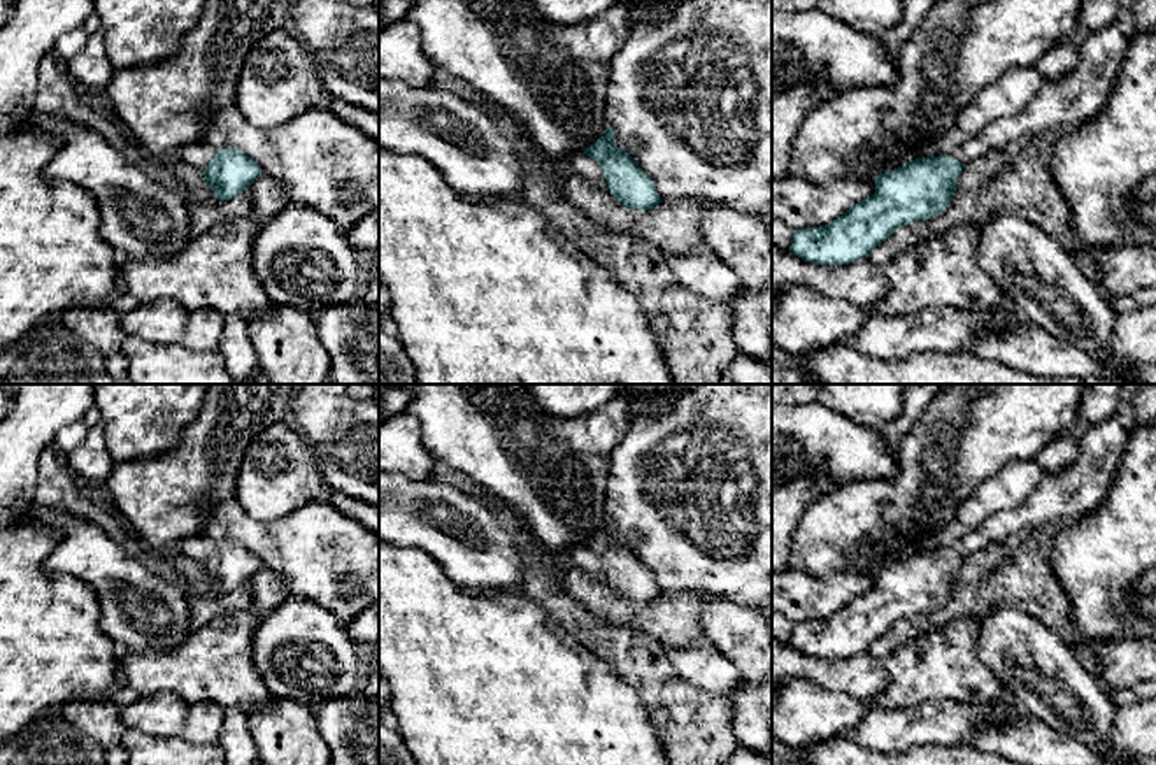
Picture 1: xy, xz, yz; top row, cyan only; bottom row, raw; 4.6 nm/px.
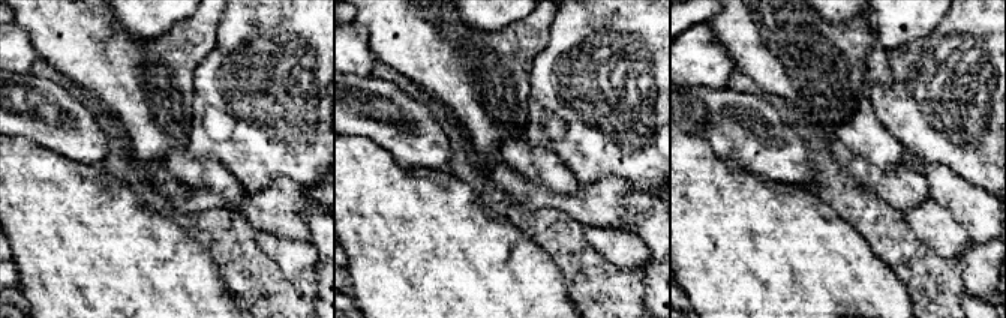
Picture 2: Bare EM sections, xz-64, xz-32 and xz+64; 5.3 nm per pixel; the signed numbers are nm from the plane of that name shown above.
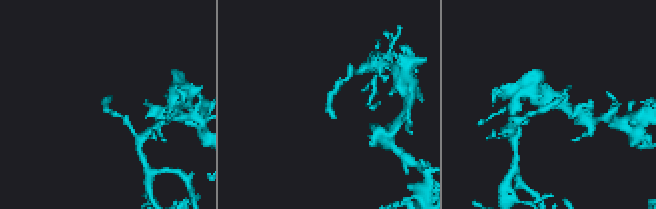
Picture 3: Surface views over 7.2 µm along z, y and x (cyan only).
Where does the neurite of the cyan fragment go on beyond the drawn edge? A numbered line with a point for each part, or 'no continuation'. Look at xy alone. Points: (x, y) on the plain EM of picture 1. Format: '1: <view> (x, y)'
1: xy (200, 546)

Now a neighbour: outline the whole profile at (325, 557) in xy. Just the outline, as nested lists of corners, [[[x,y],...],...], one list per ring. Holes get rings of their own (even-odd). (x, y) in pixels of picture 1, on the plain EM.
[[[235,498],[205,526],[216,542],[247,547],[284,577],[291,597],[310,600],[347,626],[379,600],[379,535],[328,502],[310,502],[277,521],[251,518]]]

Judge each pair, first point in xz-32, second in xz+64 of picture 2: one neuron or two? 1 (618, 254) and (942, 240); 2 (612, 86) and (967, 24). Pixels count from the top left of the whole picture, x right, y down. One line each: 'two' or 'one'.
1: one
2: one

